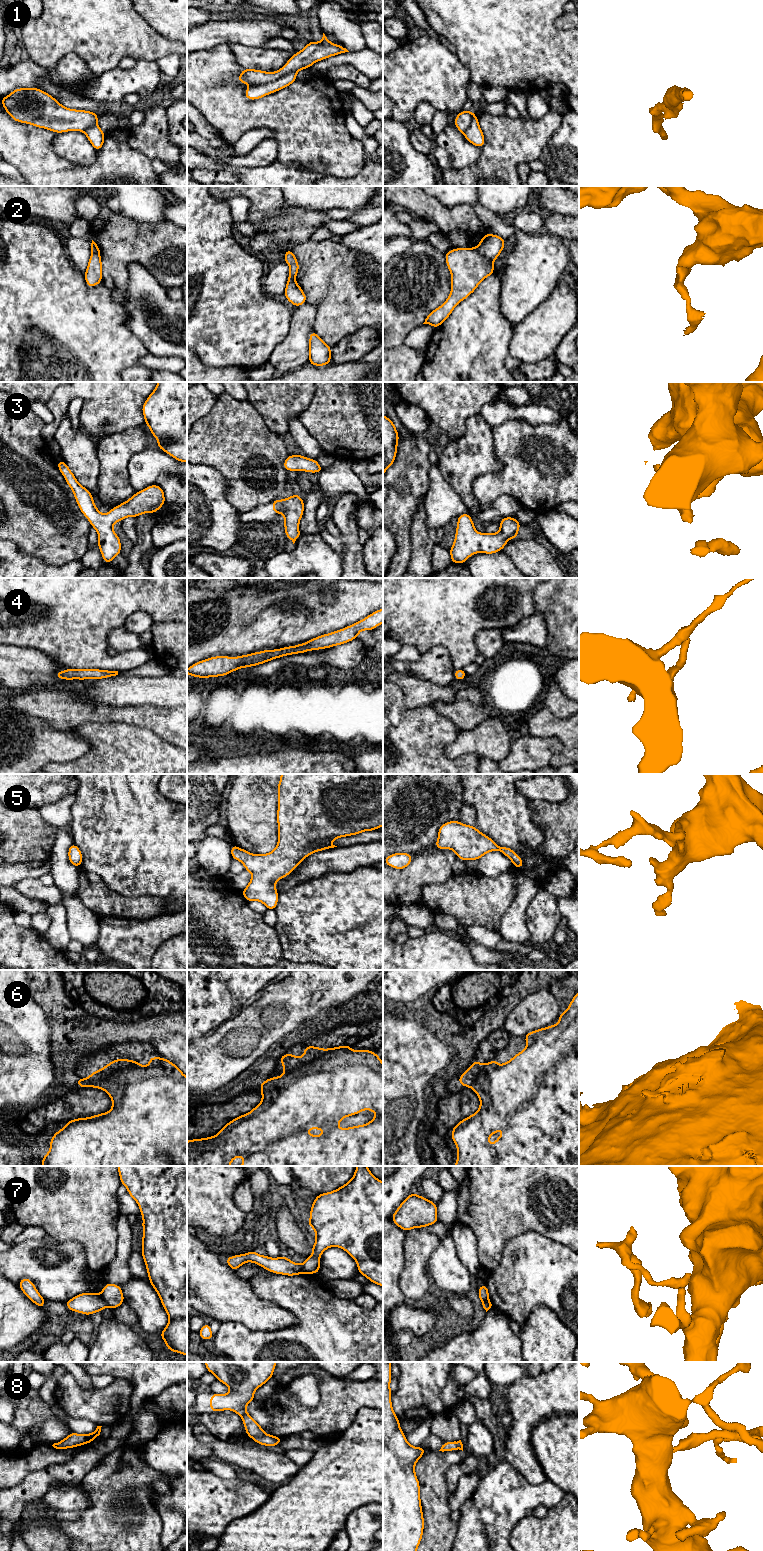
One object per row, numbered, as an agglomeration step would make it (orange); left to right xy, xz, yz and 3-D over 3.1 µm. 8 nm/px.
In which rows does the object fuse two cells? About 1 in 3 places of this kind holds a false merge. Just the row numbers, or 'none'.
1, 2, 6, 7

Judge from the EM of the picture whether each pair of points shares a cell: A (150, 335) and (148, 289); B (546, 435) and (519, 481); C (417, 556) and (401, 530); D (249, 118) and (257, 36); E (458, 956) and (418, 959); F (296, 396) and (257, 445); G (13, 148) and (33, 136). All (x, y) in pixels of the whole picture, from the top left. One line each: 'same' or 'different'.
A: same
B: same
C: different
D: different
E: same
F: different
G: same

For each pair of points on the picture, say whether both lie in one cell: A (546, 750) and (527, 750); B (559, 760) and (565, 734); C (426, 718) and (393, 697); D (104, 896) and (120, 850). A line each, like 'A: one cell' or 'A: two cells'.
A: one cell
B: one cell
C: one cell
D: two cells

